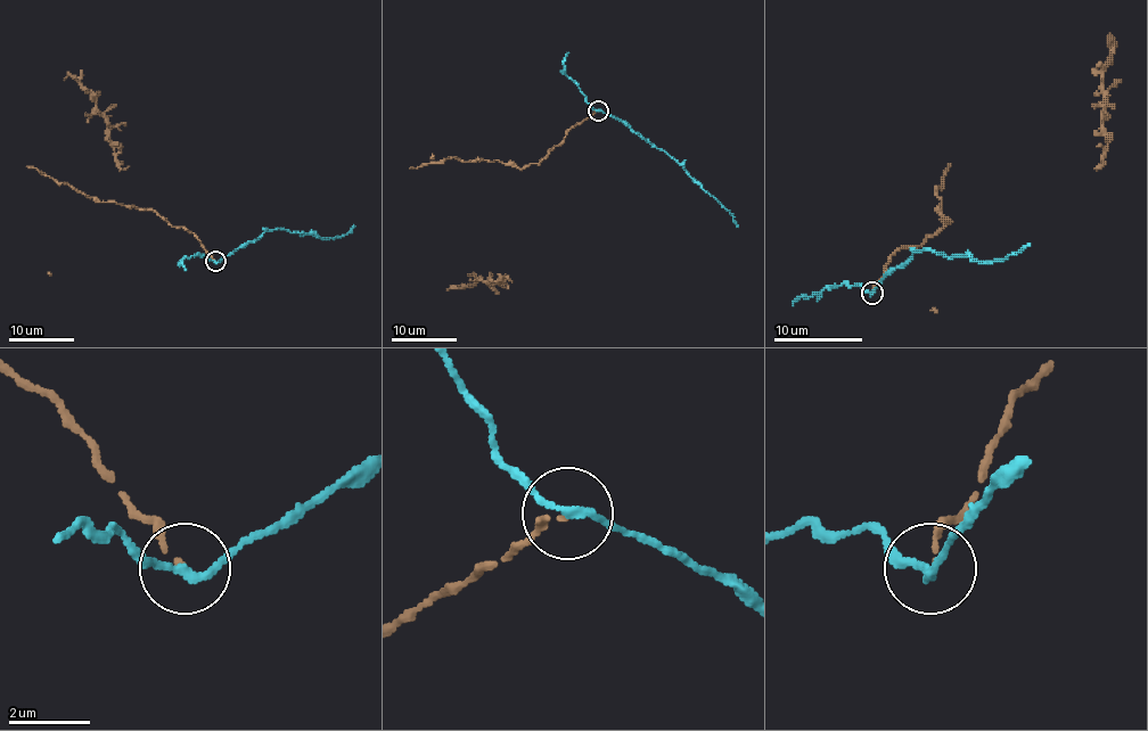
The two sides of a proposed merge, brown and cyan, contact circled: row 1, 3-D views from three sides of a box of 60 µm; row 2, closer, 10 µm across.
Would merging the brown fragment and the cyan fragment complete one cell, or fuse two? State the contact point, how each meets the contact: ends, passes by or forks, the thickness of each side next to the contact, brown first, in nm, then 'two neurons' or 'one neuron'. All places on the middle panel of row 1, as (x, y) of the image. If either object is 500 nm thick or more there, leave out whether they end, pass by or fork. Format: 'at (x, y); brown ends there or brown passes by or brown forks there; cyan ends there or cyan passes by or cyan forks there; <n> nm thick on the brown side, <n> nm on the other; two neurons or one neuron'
at (598, 111); brown ends there; cyan passes by; 90 nm thick on the brown side, 180 nm on the other; two neurons

